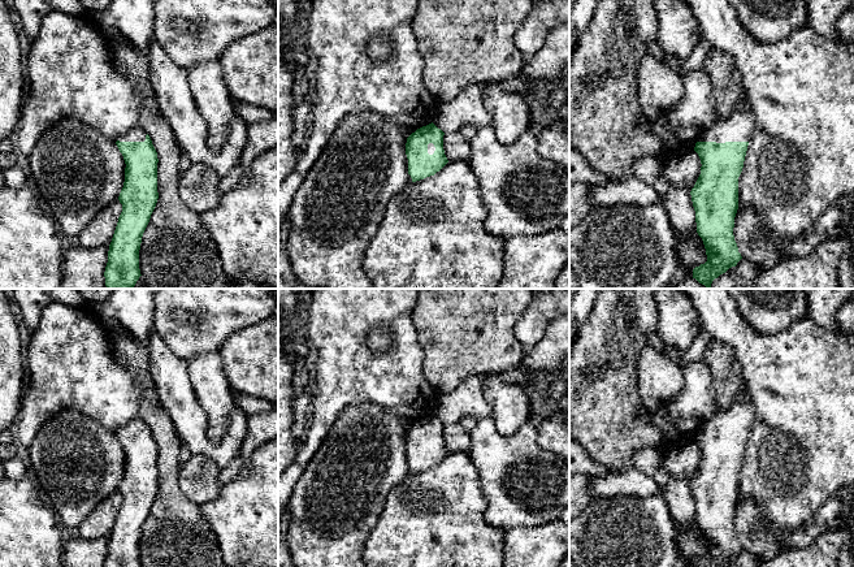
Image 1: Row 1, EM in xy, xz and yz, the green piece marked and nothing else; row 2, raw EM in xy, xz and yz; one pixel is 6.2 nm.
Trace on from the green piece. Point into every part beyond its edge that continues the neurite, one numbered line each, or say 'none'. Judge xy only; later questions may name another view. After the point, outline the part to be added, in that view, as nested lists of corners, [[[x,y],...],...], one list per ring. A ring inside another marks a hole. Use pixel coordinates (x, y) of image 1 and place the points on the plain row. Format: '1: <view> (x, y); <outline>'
1: xy (137, 425); [[[138,416],[130,420],[126,425],[120,428],[120,433],[144,433],[146,432],[146,421]]]

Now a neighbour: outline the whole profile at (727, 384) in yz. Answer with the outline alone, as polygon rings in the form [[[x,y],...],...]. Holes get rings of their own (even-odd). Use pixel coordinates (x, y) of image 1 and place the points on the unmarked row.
[[[711,341],[702,358],[711,369],[716,414],[725,411],[740,397],[741,380],[737,362],[729,347]]]

